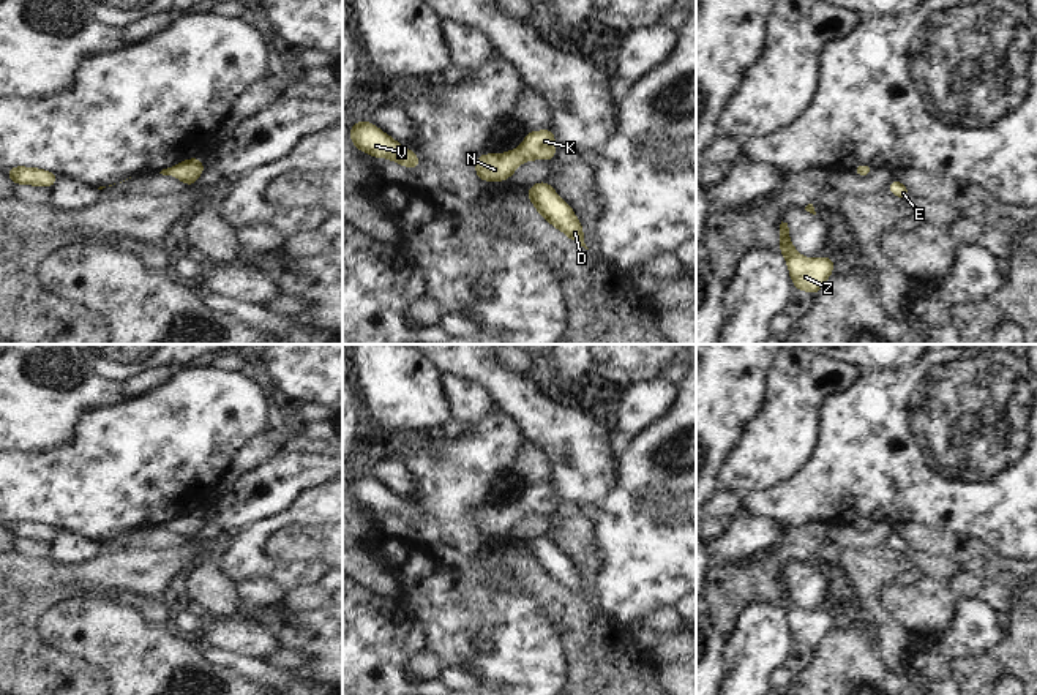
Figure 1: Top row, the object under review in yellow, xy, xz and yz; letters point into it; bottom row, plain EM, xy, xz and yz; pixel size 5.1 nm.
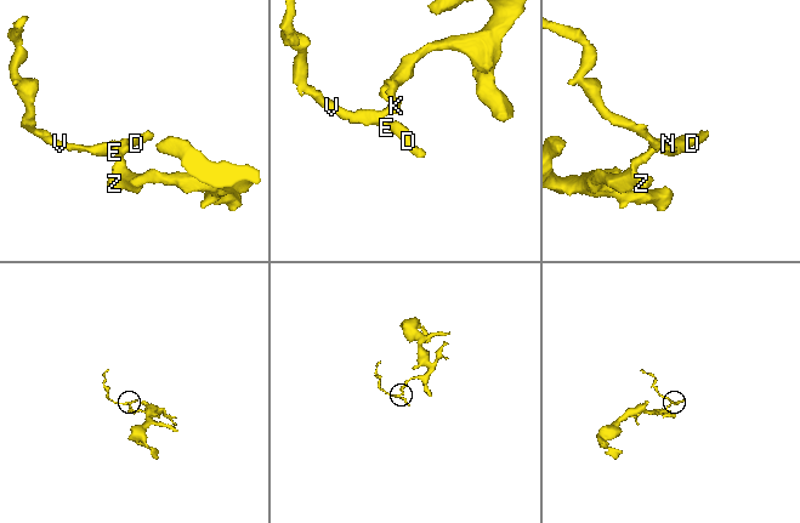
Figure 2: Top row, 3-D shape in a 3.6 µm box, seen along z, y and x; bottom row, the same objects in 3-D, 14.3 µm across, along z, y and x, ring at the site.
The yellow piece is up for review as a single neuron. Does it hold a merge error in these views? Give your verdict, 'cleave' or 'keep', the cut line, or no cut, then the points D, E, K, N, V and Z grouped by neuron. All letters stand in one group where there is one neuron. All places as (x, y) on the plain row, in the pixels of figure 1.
keep | no cut | D E K N V Z

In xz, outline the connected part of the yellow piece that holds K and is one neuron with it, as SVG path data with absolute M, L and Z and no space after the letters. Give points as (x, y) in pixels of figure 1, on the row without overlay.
M549 480L541 485L529 485L524 490L522 499L507 507L486 507L477 510L474 521L481 535L507 535L524 515L552 515L556 512L556 504L556 491Z

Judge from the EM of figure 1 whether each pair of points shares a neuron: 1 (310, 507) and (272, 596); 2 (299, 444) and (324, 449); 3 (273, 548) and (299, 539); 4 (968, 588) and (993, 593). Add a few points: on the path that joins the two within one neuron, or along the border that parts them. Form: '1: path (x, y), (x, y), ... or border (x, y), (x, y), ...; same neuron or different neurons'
1: border (240, 582), (250, 577), (265, 577), (286, 591); different neurons
2: path (305, 446), (318, 446); same neuron
3: path (280, 545), (292, 544); same neuron
4: path (974, 588), (987, 591); same neuron

